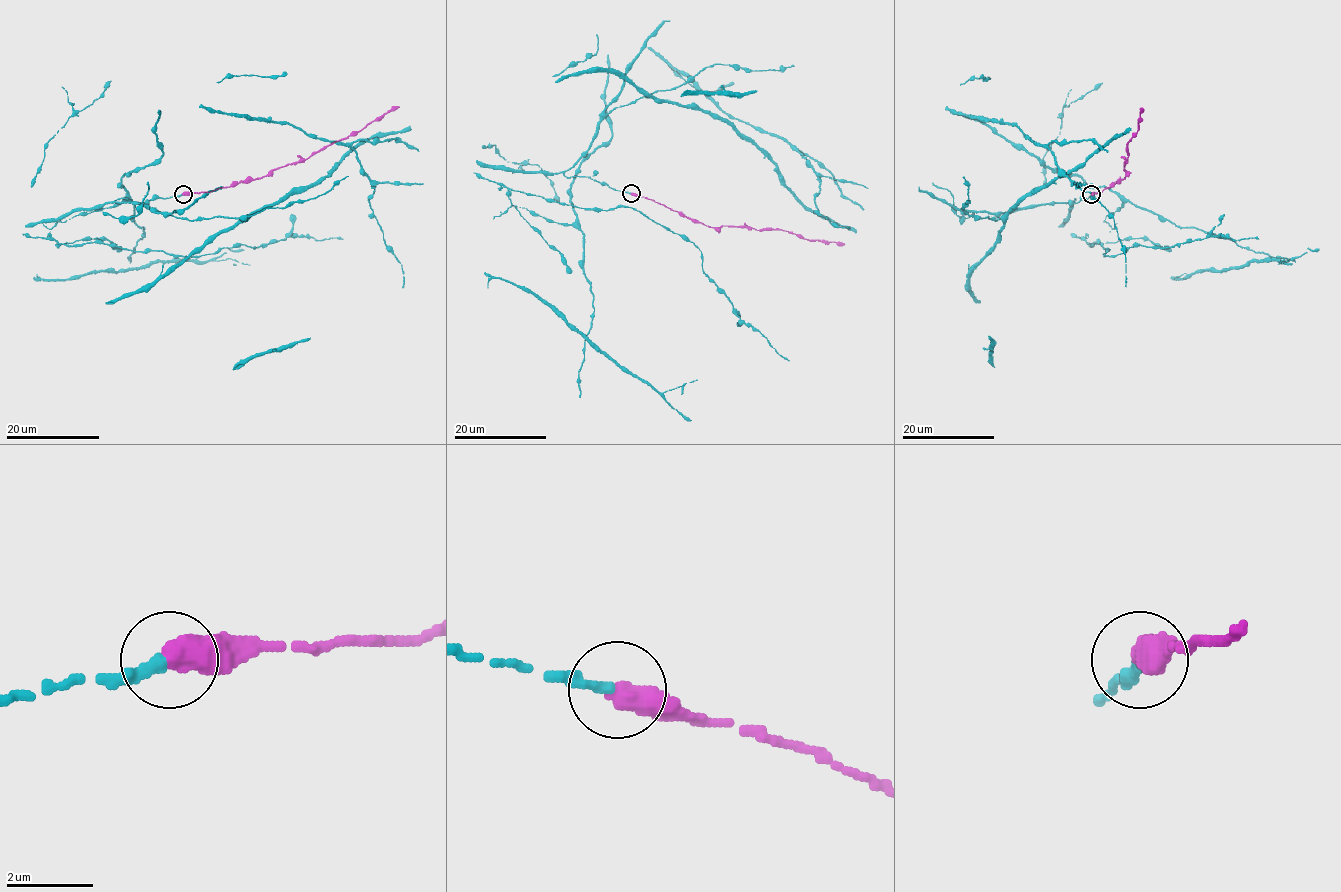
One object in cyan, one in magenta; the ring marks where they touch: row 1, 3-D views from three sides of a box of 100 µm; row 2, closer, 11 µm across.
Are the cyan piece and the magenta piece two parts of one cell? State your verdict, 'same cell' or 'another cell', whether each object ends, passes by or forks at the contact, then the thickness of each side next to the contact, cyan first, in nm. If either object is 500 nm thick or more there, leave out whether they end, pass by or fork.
same cell; 280 nm thick on the cyan side, 500 nm on the other

